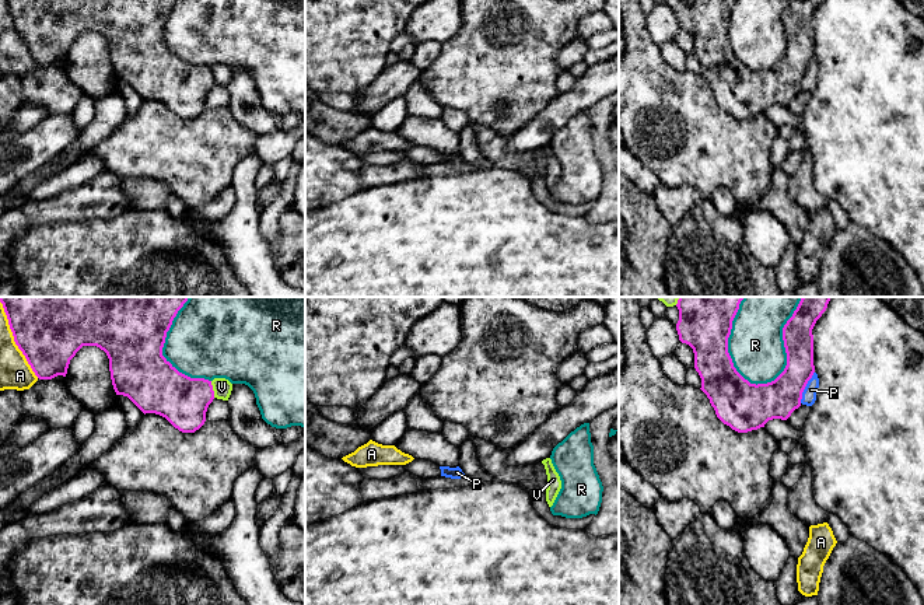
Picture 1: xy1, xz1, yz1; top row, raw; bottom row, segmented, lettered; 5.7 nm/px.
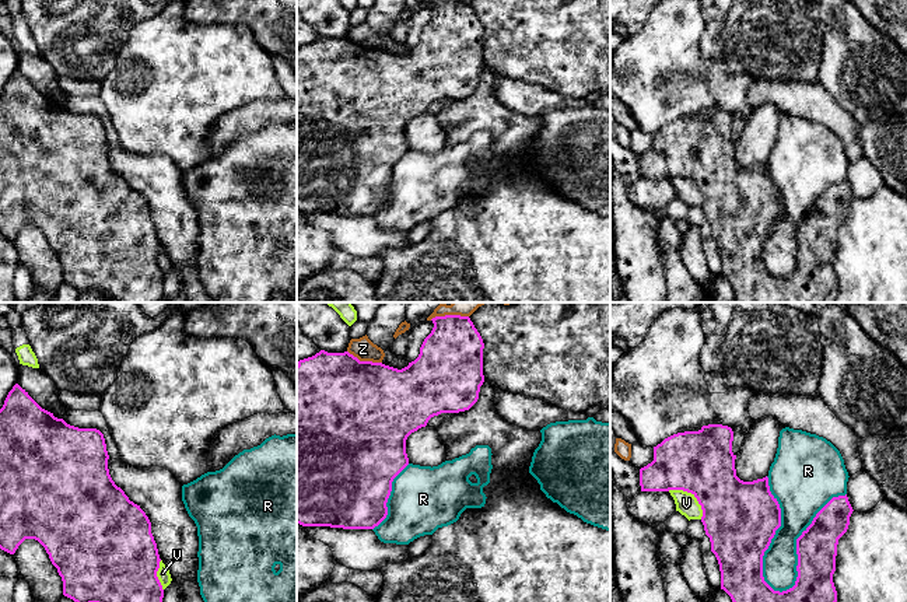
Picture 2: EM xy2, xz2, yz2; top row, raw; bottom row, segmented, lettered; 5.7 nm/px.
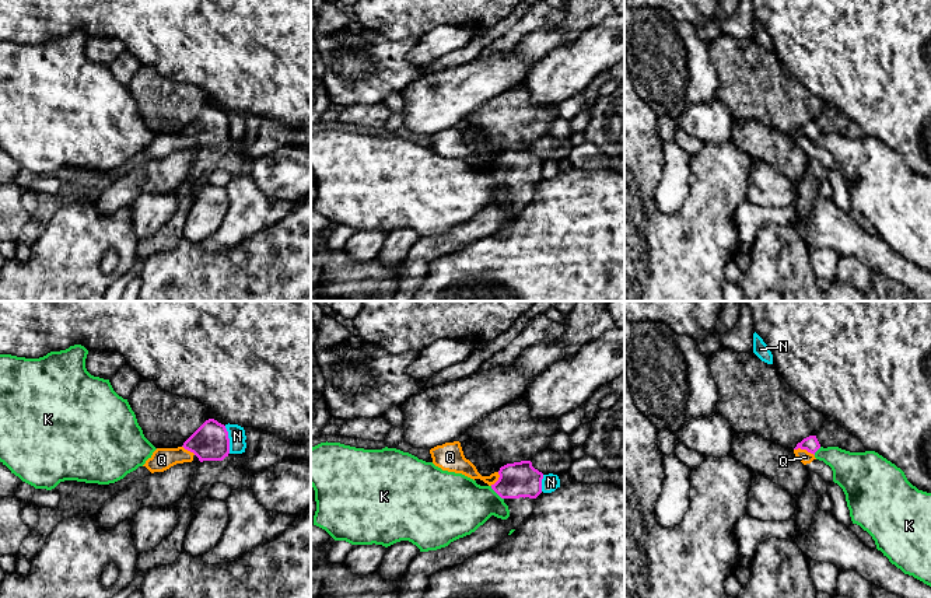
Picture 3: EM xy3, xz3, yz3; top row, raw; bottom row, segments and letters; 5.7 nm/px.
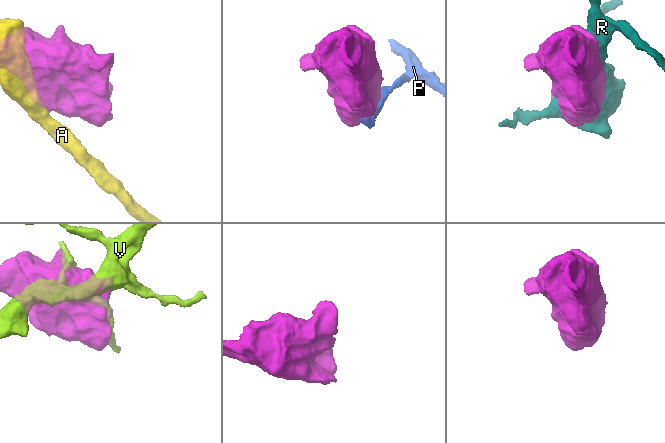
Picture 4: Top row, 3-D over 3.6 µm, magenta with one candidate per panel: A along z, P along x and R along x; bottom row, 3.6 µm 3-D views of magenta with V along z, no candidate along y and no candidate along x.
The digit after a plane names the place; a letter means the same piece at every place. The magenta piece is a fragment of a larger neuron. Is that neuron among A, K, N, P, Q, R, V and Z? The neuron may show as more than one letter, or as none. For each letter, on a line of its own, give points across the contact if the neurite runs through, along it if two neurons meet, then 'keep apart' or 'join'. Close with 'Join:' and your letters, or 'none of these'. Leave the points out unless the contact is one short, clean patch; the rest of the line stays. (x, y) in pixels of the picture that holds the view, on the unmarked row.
A: keep apart
K: along xz3 (490, 172), (503, 185) | keep apart
N: along xy3 (224, 112), (228, 121), (230, 139) | keep apart
P: keep apart
Q: along yz3 (794, 135), (805, 135), (814, 142) | keep apart
R: keep apart
V: keep apart
Z: keep apart
Join: none of these

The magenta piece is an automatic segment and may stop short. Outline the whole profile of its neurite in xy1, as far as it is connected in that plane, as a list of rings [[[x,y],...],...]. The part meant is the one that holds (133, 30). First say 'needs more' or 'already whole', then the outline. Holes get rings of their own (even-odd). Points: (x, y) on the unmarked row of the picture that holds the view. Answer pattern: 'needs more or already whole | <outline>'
already whole | [[[6,0],[14,28],[39,66],[66,63],[70,46],[83,32],[97,32],[109,45],[109,57],[116,81],[127,83],[144,101],[165,104],[182,119],[195,119],[206,108],[206,98],[214,85],[211,67],[190,64],[179,59],[164,42],[162,34],[176,0]]]

